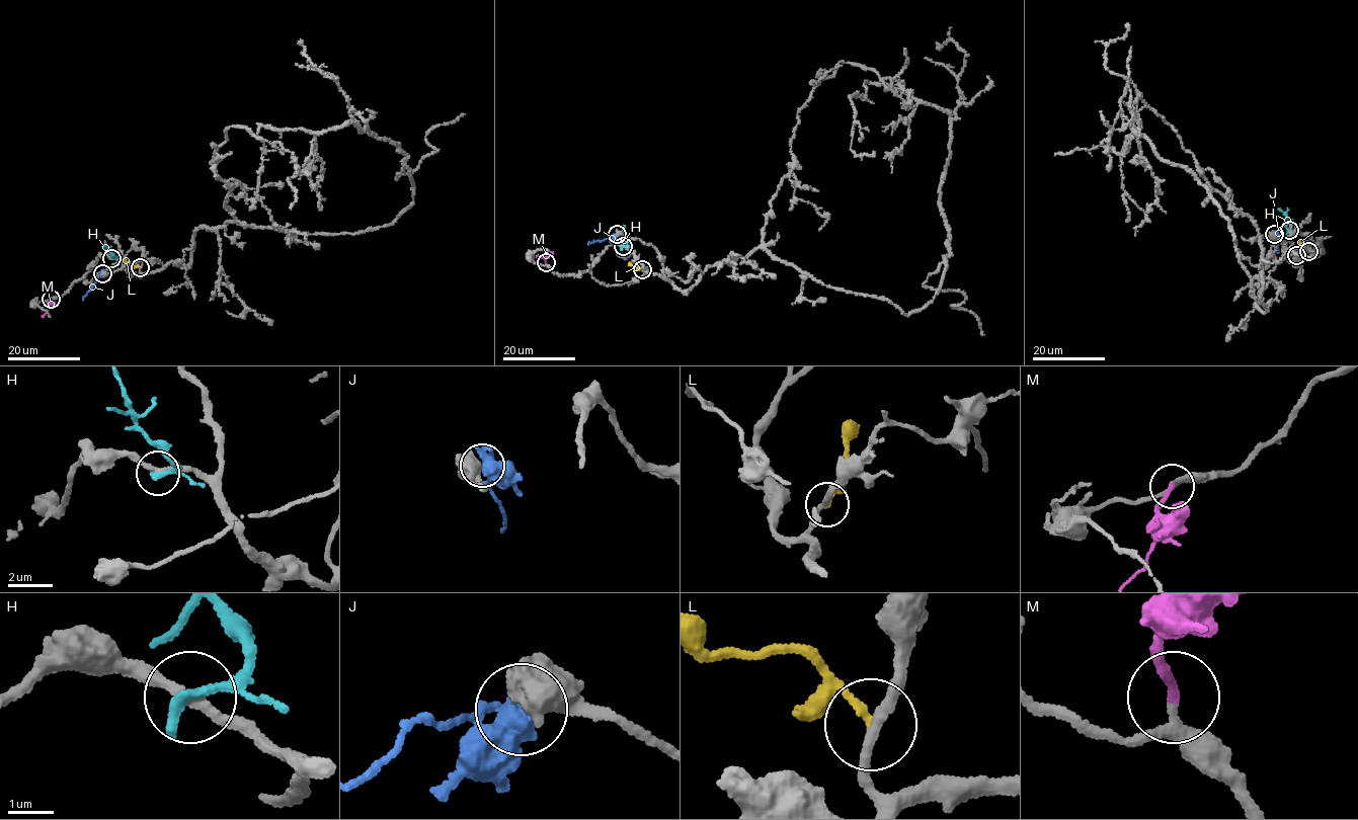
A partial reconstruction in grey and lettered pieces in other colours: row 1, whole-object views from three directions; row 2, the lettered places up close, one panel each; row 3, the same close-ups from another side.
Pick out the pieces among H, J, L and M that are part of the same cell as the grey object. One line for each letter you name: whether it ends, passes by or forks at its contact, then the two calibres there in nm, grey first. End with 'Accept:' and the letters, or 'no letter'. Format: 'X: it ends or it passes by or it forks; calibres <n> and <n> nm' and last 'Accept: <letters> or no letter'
M: it ends; calibres 200 and 200 nm
Accept: M

